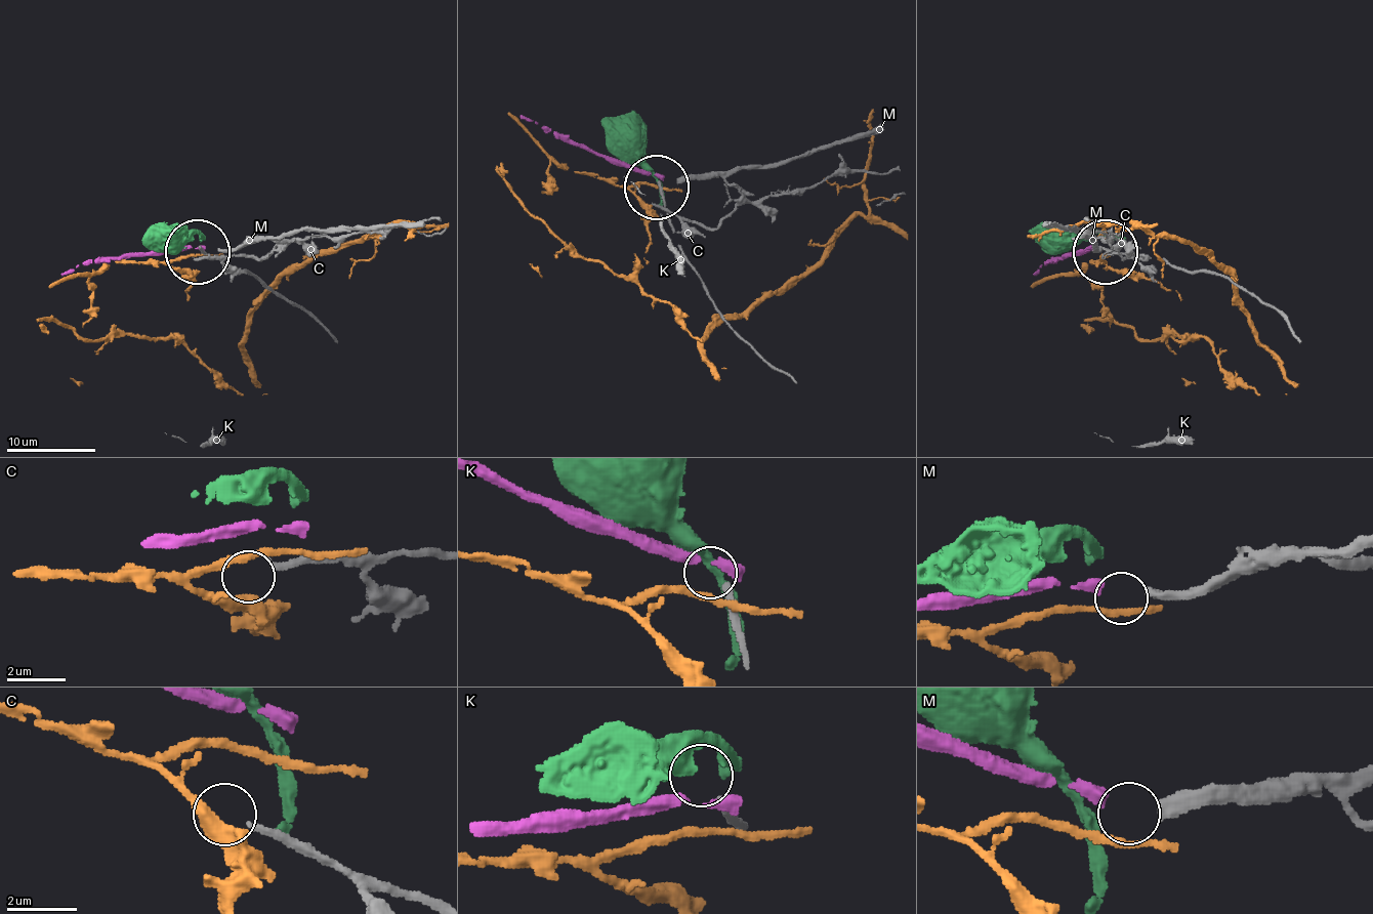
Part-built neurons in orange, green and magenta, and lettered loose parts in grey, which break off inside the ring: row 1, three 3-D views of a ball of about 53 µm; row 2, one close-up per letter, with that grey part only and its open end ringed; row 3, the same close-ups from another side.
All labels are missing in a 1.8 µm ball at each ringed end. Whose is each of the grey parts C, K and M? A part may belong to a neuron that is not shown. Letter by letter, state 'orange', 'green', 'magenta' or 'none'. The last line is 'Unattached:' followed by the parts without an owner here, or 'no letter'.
C: none
K: none
M: none
Unattached: C, K, M

